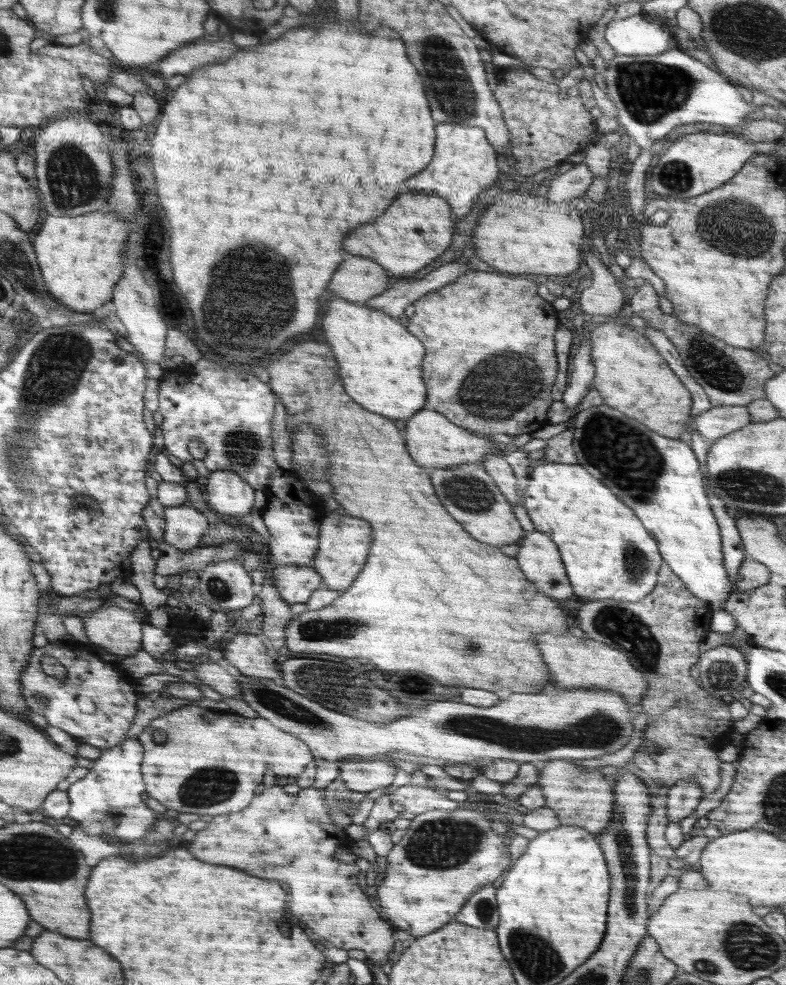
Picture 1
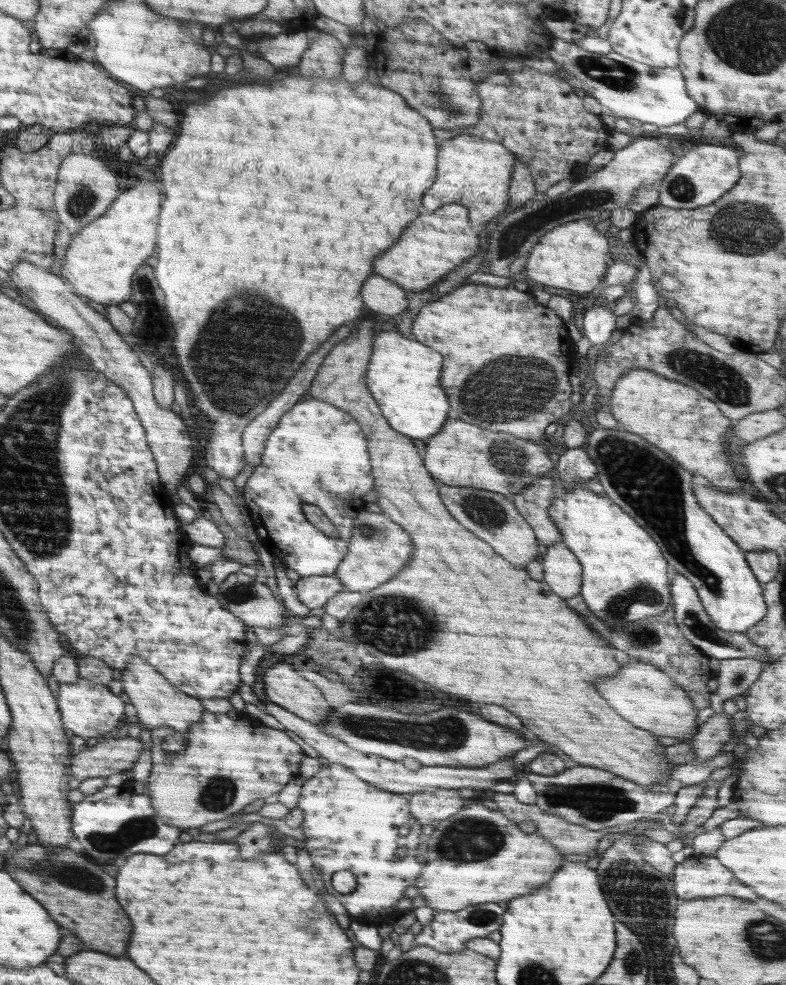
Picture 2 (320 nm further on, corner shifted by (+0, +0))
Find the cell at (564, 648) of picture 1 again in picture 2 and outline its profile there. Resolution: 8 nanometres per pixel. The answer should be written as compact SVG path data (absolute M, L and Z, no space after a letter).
M636 660L629 661L626 666L621 664L618 676L596 682L596 688L600 688L604 700L607 700L611 708L624 720L657 737L684 739L690 743L698 731L696 717L699 711L694 708L692 699L671 676L651 664Z

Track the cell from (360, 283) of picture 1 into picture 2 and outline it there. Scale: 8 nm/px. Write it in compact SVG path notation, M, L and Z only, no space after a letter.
M378 274L364 284L364 300L371 312L402 315L409 308L407 296L408 293L400 285Z

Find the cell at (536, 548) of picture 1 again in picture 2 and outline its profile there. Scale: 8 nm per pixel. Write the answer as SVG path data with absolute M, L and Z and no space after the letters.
M562 542L548 546L548 553L541 556L544 582L554 594L572 598L581 591L582 567L576 555Z

